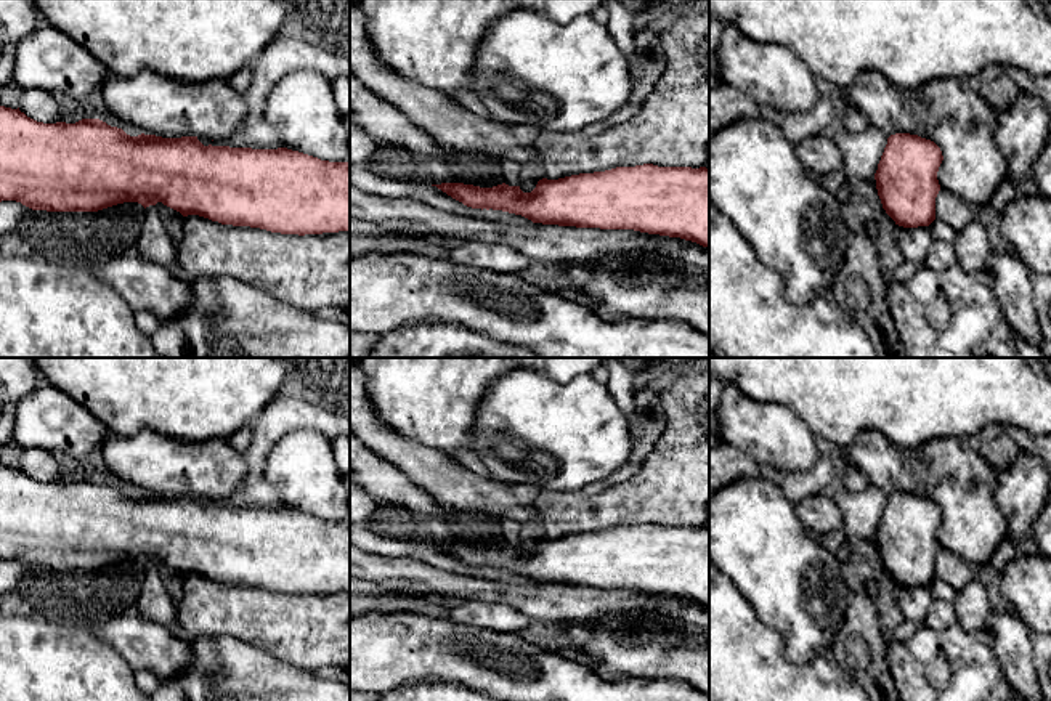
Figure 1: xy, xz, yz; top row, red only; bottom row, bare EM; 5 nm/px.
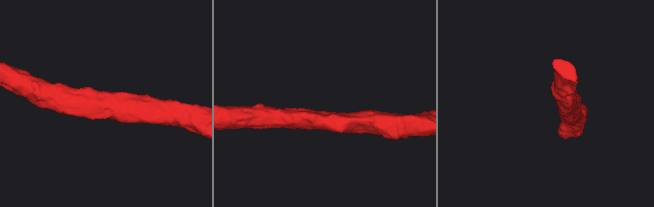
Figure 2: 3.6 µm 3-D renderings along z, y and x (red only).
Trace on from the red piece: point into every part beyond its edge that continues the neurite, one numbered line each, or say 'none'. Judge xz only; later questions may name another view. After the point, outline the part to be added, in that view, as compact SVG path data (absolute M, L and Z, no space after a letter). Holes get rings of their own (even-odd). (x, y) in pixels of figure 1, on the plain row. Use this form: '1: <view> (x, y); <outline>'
none

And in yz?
none

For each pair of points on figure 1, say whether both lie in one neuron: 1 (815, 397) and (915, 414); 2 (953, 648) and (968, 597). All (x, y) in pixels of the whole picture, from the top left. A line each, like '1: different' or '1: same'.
1: same
2: different

